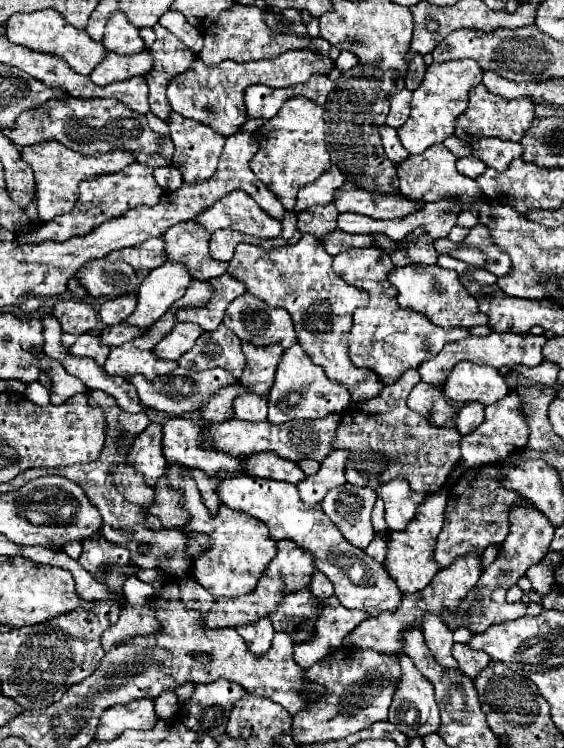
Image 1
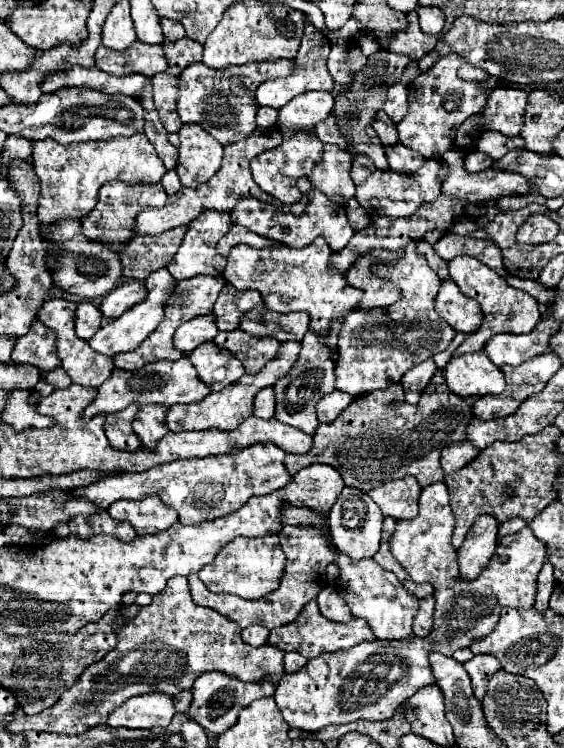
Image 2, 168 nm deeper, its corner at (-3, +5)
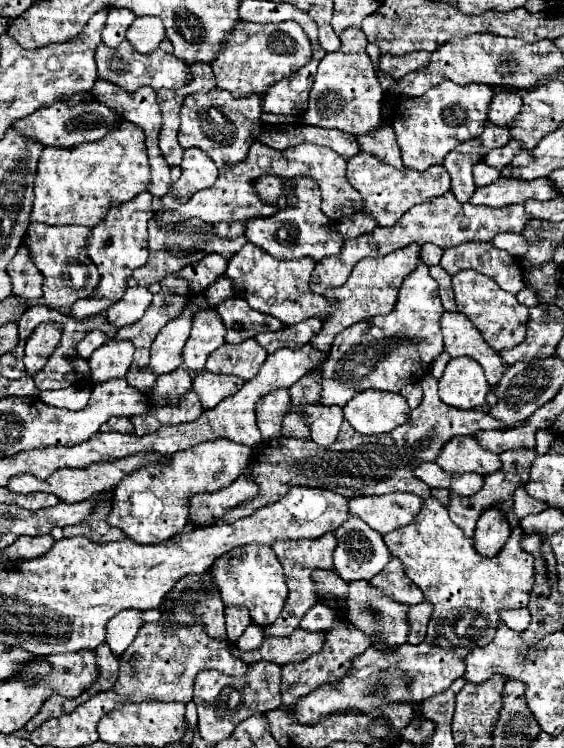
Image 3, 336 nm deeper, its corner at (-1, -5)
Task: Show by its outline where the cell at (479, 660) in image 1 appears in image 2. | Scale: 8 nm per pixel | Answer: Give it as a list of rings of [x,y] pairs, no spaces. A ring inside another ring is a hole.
[[[478,654],[470,662],[466,662],[464,668],[466,668],[466,672],[472,680],[474,696],[478,700],[482,700],[486,696],[486,688],[488,688],[488,682],[490,682],[492,674],[496,674],[496,670],[500,670],[498,658],[492,658],[490,654]]]

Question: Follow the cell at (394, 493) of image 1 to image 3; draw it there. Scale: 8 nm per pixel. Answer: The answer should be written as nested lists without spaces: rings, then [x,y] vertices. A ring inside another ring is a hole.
[[[410,492],[386,496],[358,496],[348,502],[350,514],[362,518],[370,528],[382,536],[414,522],[422,508],[422,498]]]

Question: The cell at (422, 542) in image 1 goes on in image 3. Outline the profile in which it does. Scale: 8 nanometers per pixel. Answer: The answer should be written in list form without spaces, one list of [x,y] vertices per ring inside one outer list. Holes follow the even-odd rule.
[[[434,496],[426,498],[420,514],[412,524],[384,536],[384,542],[392,552],[392,556],[398,556],[402,560],[406,576],[424,592],[424,598],[434,606],[426,640],[416,646],[410,644],[396,646],[394,652],[378,652],[372,646],[362,656],[356,656],[350,670],[342,678],[338,678],[336,684],[322,684],[322,688],[316,688],[314,692],[302,696],[302,700],[298,700],[294,708],[290,708],[290,714],[298,720],[298,724],[318,724],[318,720],[324,720],[326,716],[334,716],[338,712],[348,710],[368,714],[380,706],[390,704],[414,706],[430,696],[436,696],[438,692],[444,692],[456,678],[464,674],[466,668],[466,664],[456,664],[456,654],[464,658],[472,652],[472,644],[474,646],[490,644],[500,622],[498,612],[504,608],[522,608],[528,604],[528,596],[534,584],[534,558],[522,548],[522,536],[524,532],[520,526],[512,528],[512,534],[504,544],[504,548],[494,558],[482,558],[474,552],[472,540],[464,538],[462,530],[450,520],[448,510]]]

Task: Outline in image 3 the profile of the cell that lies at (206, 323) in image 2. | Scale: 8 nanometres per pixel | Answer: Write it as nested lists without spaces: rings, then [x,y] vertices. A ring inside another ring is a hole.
[[[210,308],[210,310],[198,312],[194,316],[194,326],[192,326],[190,338],[182,350],[184,366],[194,372],[202,372],[206,358],[218,346],[224,344],[224,334],[226,334],[226,328],[216,310]]]

